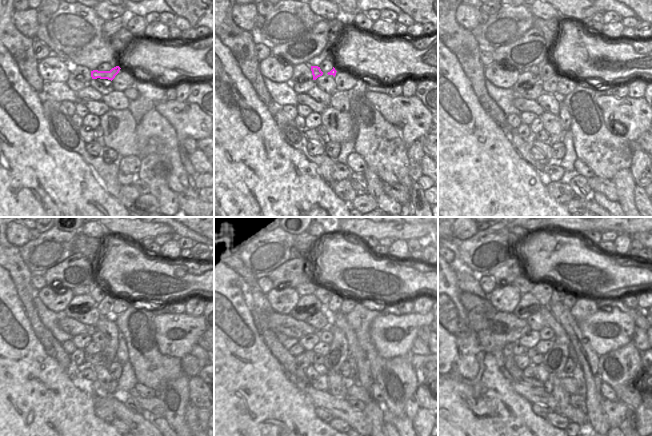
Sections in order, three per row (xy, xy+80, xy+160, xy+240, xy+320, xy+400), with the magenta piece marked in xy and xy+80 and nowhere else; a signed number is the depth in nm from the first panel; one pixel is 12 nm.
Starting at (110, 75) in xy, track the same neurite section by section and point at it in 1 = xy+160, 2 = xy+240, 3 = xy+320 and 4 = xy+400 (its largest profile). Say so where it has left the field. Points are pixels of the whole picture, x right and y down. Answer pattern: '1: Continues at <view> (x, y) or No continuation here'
1: Continues at xy+160 (536, 69)
2: Continues at xy+240 (83, 290)
3: Continues at xy+320 (308, 288)
4: Continues at xy+400 (522, 283).

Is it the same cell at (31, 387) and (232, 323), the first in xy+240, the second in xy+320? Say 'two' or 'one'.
one

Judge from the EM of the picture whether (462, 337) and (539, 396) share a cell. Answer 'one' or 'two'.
two

